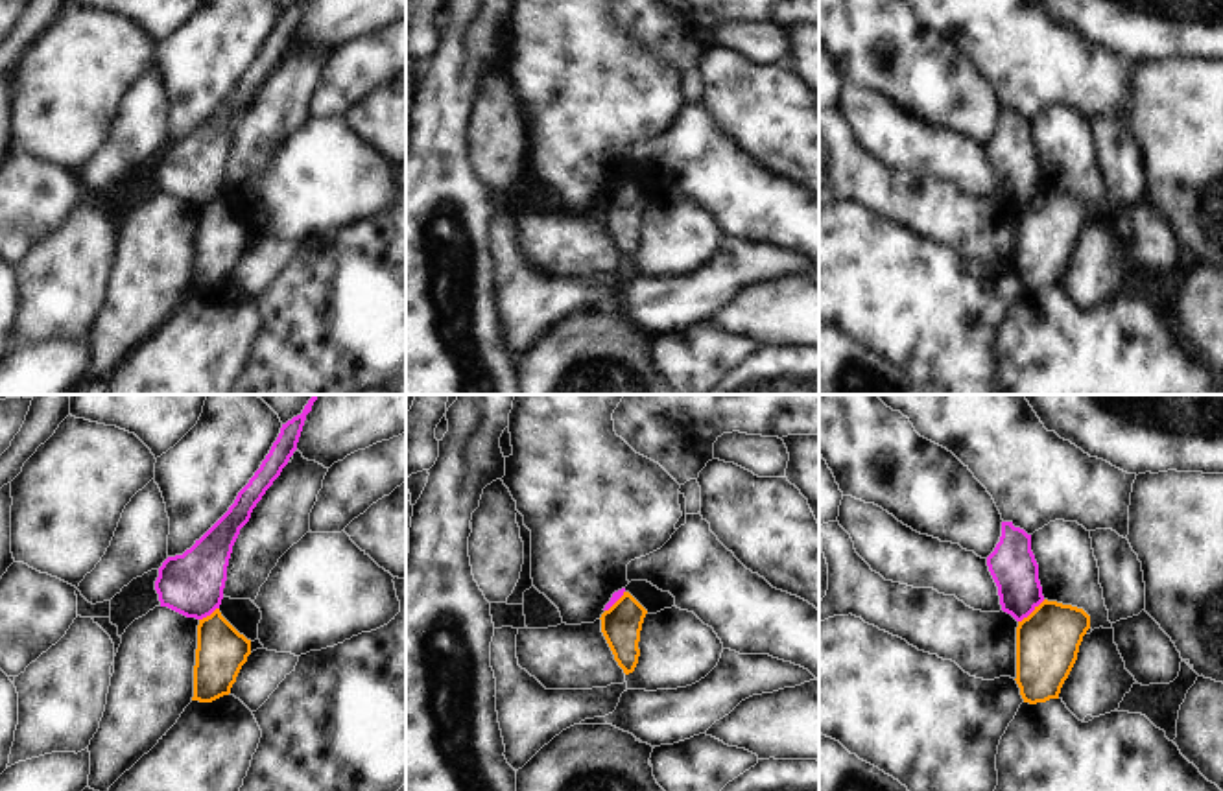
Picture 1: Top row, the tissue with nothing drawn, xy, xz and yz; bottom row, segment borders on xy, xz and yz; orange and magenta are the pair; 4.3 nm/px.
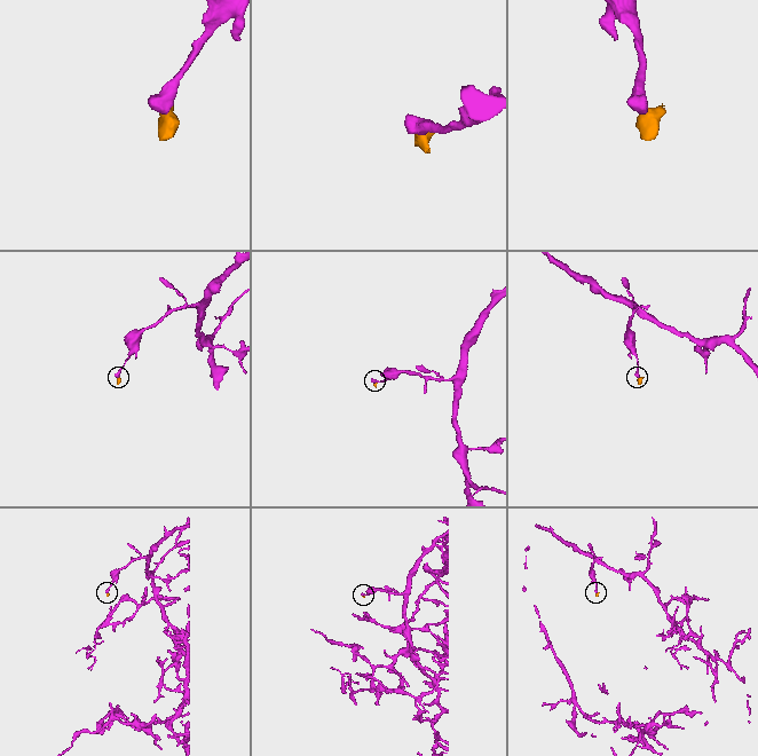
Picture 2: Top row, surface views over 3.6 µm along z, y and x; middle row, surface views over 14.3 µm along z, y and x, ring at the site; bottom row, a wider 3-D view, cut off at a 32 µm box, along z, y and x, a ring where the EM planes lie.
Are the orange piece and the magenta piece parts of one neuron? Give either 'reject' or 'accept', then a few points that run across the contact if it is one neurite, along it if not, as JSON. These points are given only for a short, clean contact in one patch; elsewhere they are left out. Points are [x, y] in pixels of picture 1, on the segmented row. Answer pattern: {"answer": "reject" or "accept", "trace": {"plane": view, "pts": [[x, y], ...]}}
{"answer": "reject", "trace": {"plane": "yz", "pts": [[1044, 600], [1019, 622]]}}

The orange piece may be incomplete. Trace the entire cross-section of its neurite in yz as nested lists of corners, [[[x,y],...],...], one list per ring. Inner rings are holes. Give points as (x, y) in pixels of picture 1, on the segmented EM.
[[[1048,599],[1018,621],[1015,680],[1024,702],[1059,699],[1088,629],[1083,608]]]

